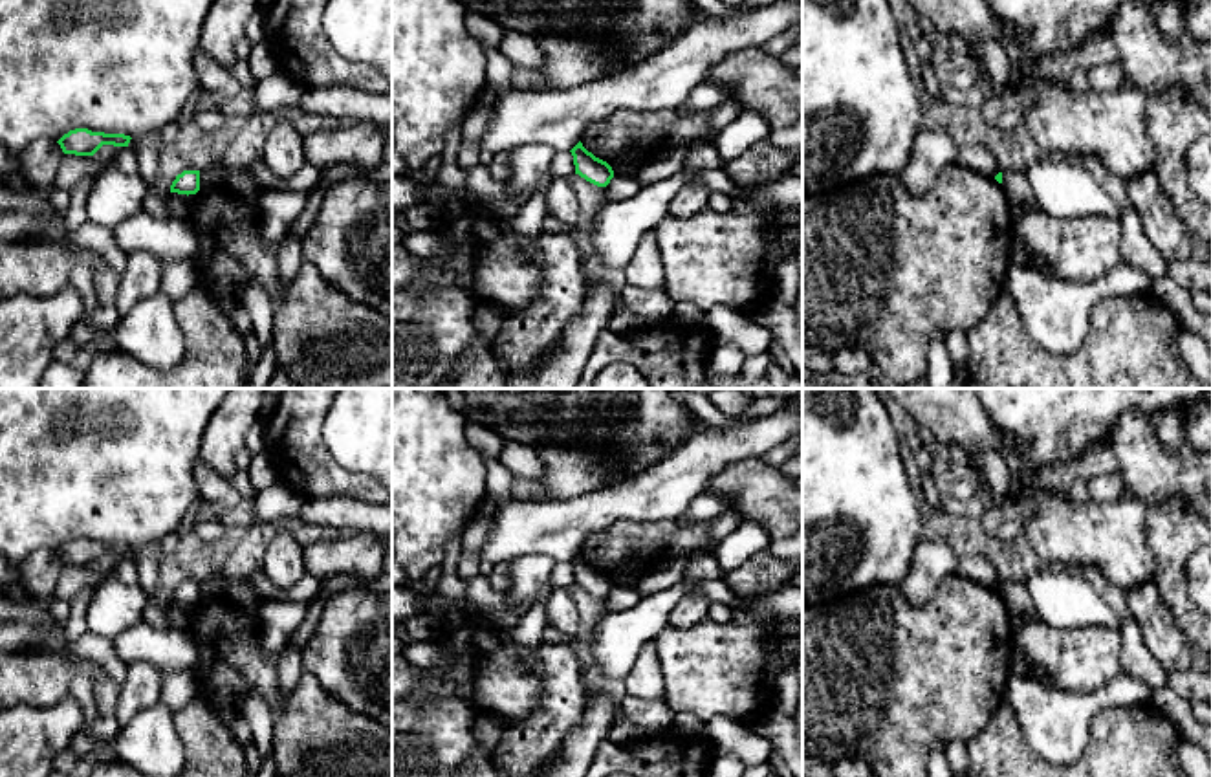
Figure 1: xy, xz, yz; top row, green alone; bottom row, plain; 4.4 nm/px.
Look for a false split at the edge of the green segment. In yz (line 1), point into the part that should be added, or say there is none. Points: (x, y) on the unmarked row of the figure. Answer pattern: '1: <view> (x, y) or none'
1: none

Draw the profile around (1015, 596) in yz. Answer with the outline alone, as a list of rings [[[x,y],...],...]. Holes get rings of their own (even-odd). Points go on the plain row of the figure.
[[[1002,579],[1002,599],[1009,610],[1009,614],[1024,618],[1030,621],[1039,621],[1039,616],[1035,614],[1035,608],[1031,605],[1028,588],[1024,583],[1017,581],[1006,581]]]

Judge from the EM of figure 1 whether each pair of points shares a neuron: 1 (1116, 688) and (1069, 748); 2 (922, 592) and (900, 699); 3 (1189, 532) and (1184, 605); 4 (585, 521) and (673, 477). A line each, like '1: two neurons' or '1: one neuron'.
1: one neuron
2: two neurons
3: one neuron
4: one neuron

